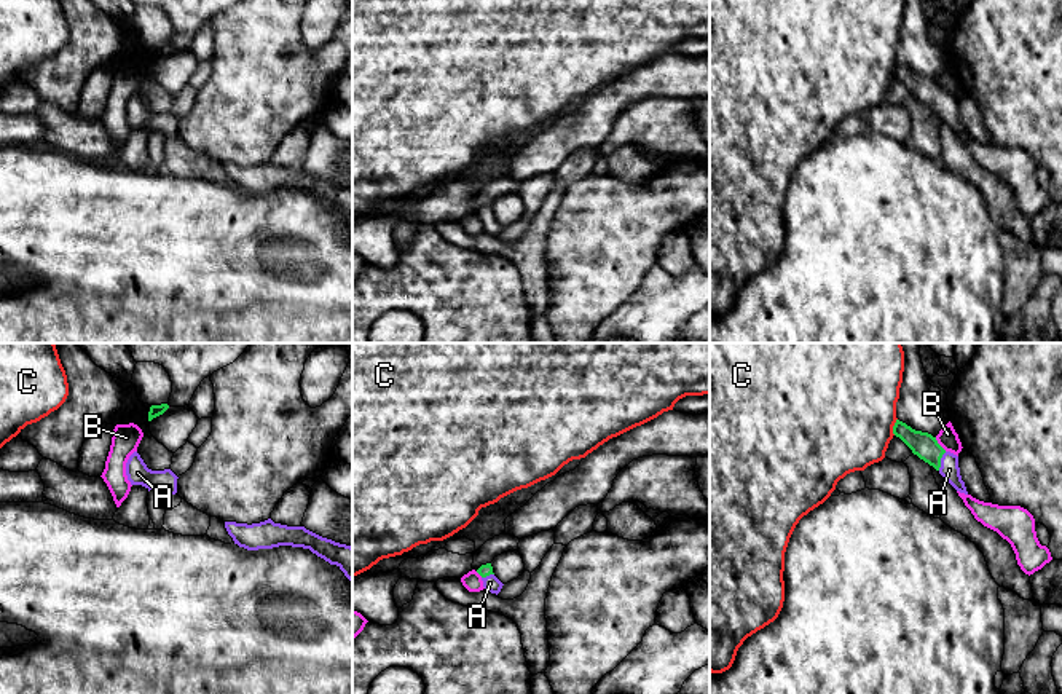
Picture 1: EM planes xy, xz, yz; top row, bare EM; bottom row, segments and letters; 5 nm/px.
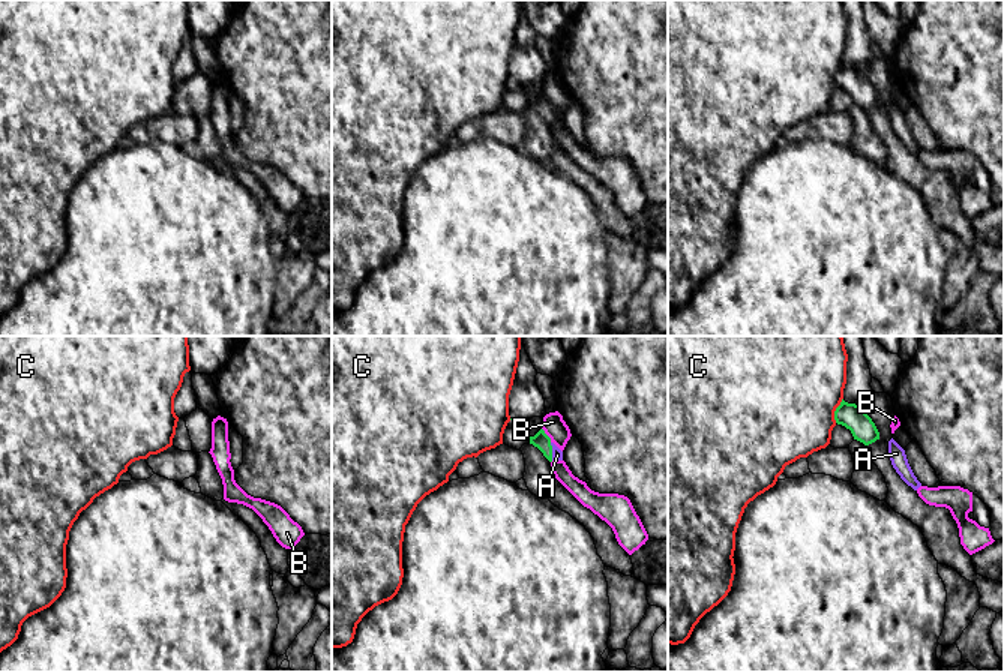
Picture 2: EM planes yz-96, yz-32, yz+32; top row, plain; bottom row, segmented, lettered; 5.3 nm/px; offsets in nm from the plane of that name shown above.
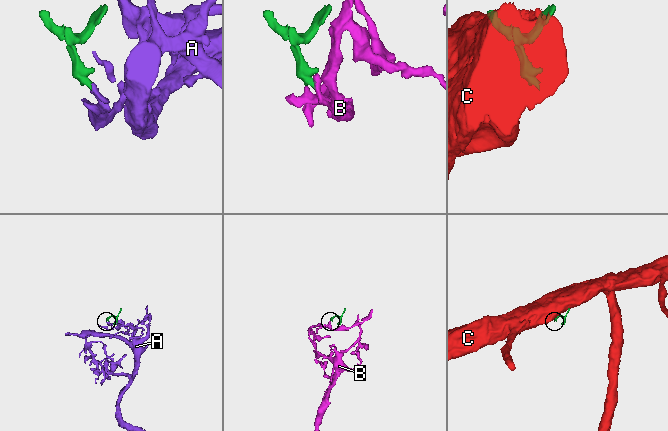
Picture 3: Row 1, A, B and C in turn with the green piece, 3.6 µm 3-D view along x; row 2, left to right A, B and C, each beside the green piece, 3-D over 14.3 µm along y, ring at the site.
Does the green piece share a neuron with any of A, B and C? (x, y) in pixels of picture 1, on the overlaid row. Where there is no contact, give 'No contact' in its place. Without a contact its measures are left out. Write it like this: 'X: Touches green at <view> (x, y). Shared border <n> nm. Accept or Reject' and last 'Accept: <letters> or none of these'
A: Touches green at yz (940, 461). Shared border 100 nm. Accept
B: Touches green at yz (938, 444). Shared border 90 nm. Reject
C: Touches green at yz (893, 426). Shared border 90 nm. Reject
Accept: A

